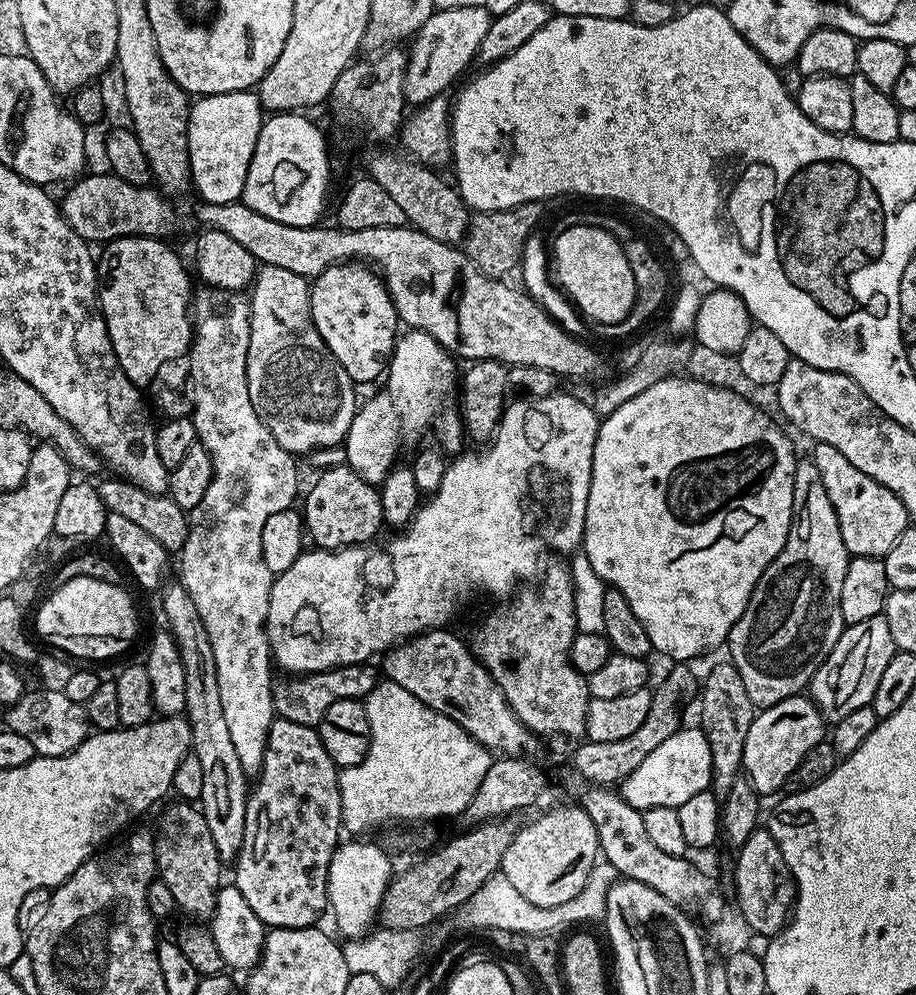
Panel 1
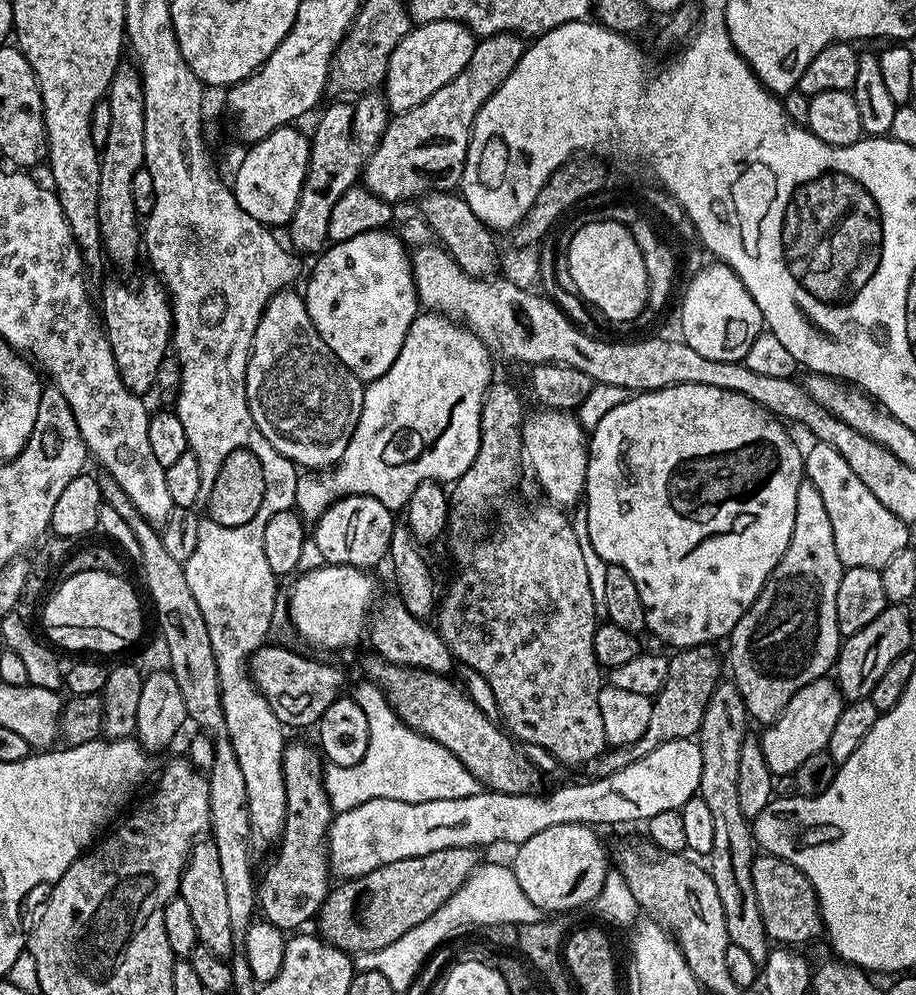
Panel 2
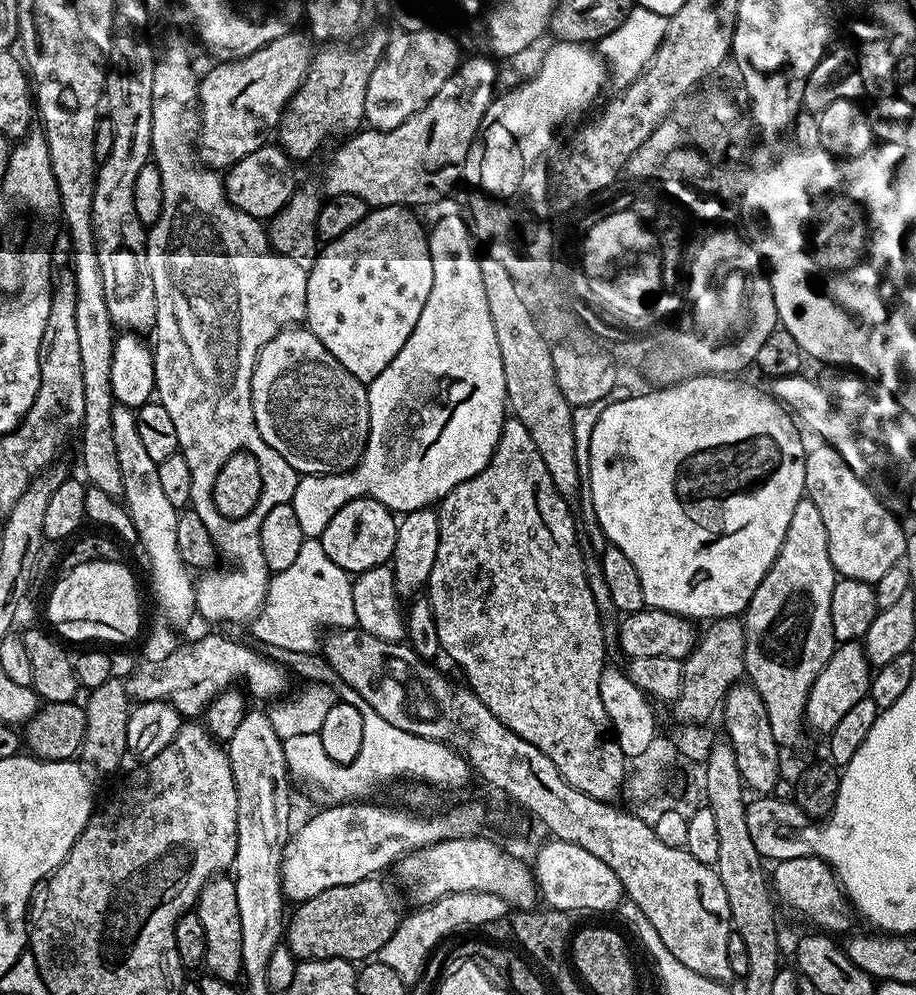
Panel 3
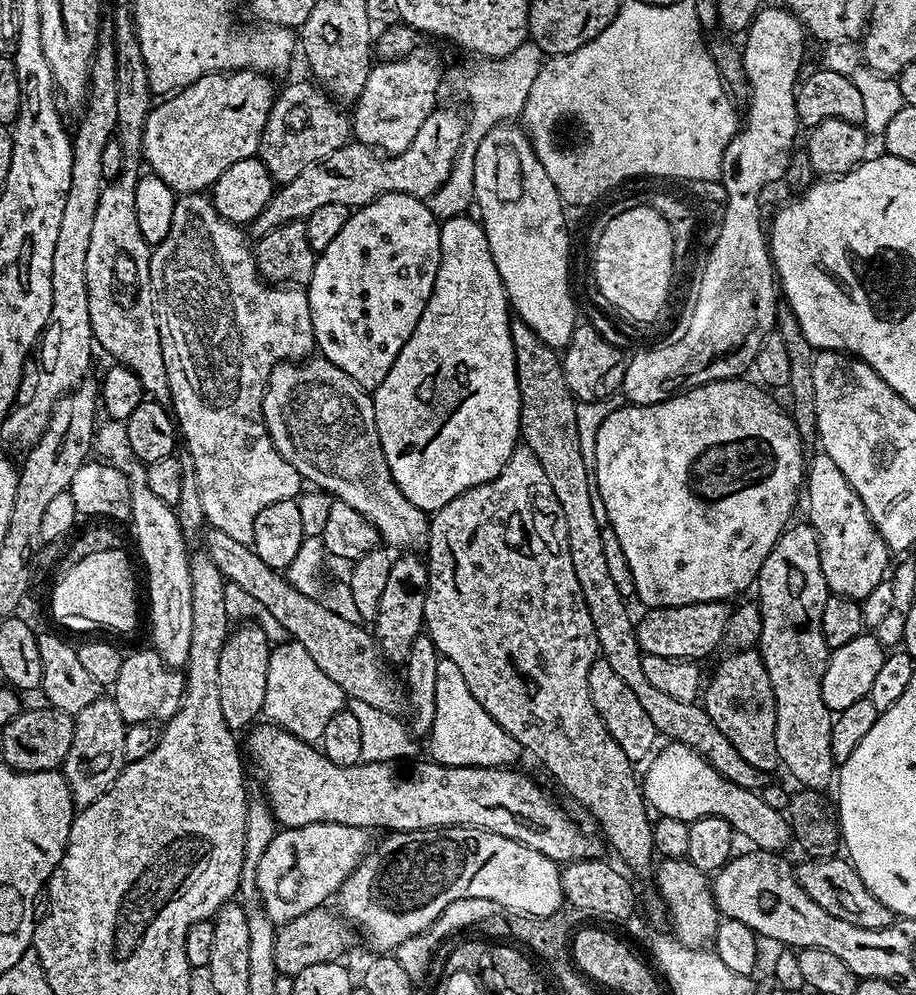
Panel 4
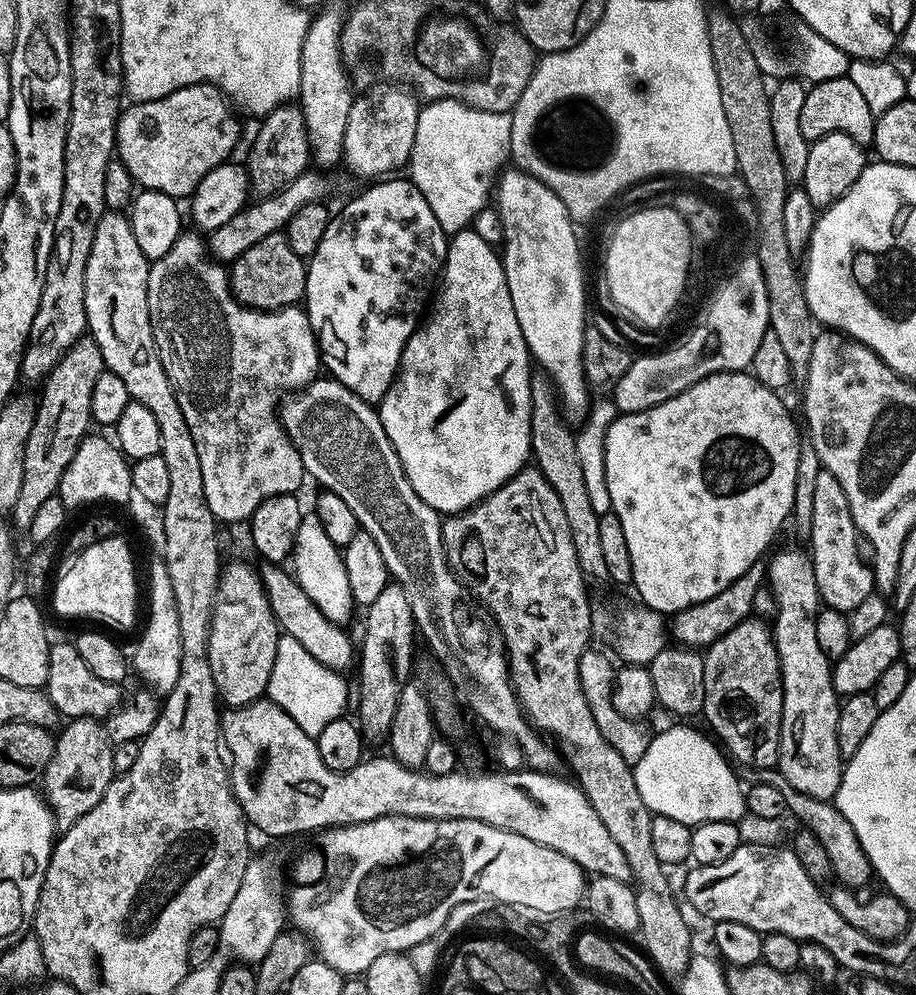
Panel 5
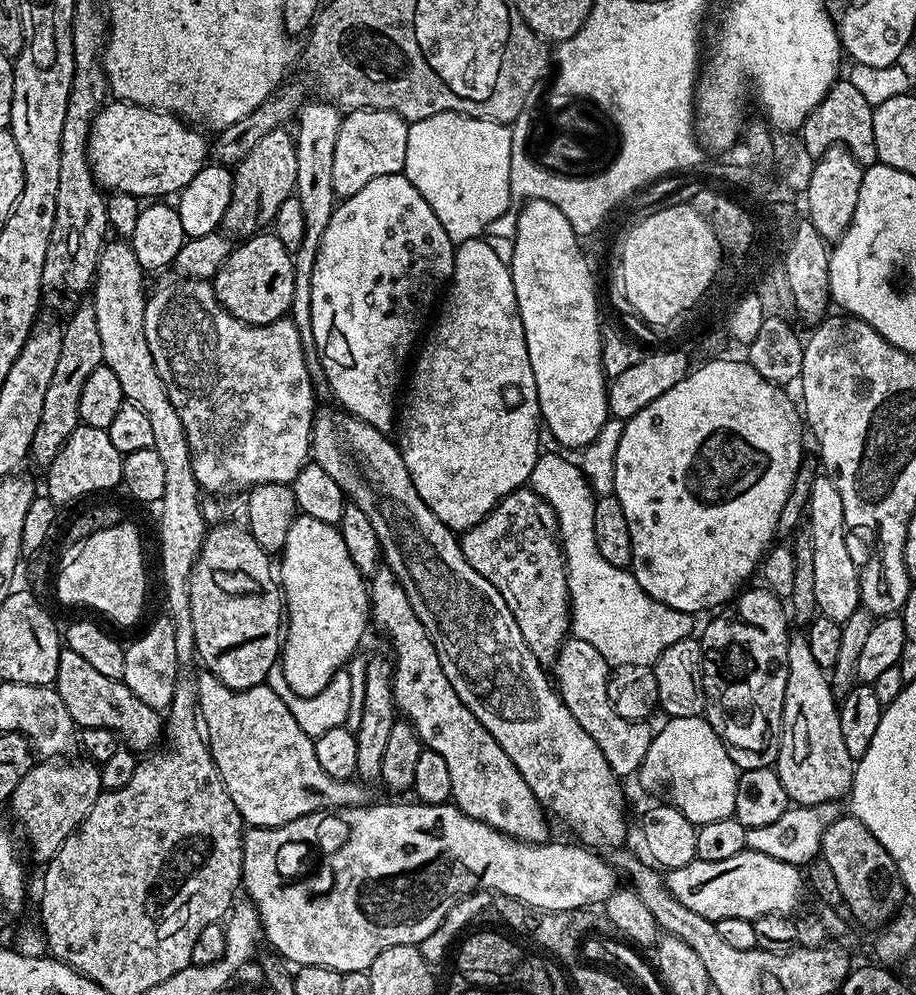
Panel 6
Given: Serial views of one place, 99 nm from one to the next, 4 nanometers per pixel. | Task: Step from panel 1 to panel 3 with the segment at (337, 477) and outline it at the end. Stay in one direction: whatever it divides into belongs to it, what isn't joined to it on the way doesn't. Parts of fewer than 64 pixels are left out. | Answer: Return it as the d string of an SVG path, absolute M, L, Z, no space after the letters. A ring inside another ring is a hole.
M358 496L346 502L326 526L318 533L322 549L331 562L337 563L349 574L359 574L374 566L388 564L394 554L397 517L380 500L371 500L369 496Z

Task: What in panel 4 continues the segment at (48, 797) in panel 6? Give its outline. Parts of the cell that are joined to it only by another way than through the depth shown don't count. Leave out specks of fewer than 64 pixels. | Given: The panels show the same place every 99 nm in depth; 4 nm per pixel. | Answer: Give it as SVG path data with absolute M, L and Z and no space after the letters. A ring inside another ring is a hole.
M100 695L90 706L82 706L82 710L74 716L74 738L70 742L70 750L66 754L62 771L64 780L72 795L72 803L77 809L90 806L118 778L124 769L124 747L126 746L126 725L118 714L118 706L107 695Z

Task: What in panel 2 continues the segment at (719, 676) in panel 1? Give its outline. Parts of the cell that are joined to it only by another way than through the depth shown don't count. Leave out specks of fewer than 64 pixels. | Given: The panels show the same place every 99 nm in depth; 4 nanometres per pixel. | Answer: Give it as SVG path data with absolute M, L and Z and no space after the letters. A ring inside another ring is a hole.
M721 682L714 690L714 694L710 694L710 702L706 702L706 714L702 714L702 726L698 733L698 743L702 750L702 778L700 779L700 791L698 795L704 799L706 806L710 809L710 815L714 821L714 846L710 853L710 871L714 878L714 886L718 886L718 898L722 898L722 914L726 914L726 934L728 935L728 943L738 946L741 950L746 950L746 954L750 954L750 958L754 958L754 962L758 966L762 966L768 961L768 954L770 951L770 941L766 932L766 926L762 922L762 910L758 908L758 894L754 892L754 878L752 877L752 861L754 859L754 837L752 834L752 825L749 817L742 814L742 802L738 802L738 762L742 758L742 742L750 734L750 717L744 699L739 690L736 689L735 683Z

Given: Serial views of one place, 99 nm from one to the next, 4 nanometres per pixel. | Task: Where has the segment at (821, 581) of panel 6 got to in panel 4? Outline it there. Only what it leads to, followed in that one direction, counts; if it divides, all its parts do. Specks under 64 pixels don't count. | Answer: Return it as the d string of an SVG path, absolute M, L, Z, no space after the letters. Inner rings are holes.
M817 454L806 464L806 496L808 492L807 523L812 525L820 547L822 574L829 593L862 601L878 582L886 579L890 553L886 542L870 522L862 498L854 494L854 486L846 482L846 474L838 470L834 458Z

